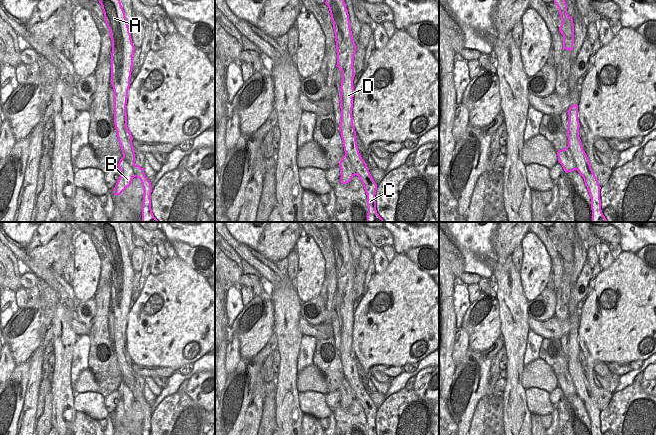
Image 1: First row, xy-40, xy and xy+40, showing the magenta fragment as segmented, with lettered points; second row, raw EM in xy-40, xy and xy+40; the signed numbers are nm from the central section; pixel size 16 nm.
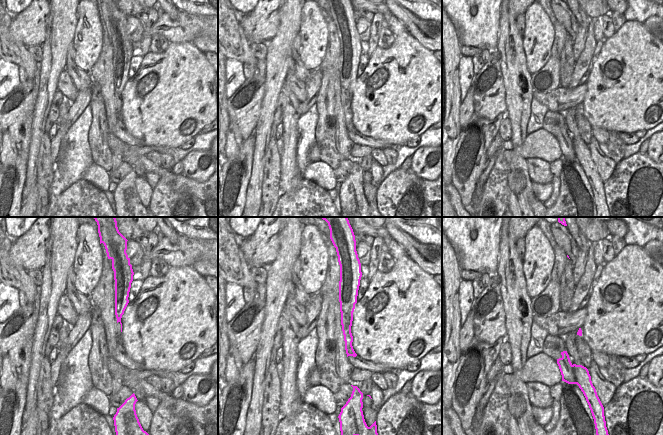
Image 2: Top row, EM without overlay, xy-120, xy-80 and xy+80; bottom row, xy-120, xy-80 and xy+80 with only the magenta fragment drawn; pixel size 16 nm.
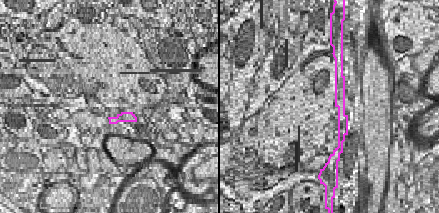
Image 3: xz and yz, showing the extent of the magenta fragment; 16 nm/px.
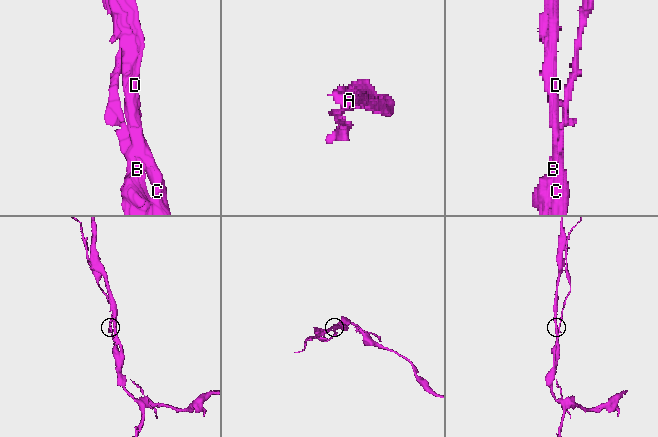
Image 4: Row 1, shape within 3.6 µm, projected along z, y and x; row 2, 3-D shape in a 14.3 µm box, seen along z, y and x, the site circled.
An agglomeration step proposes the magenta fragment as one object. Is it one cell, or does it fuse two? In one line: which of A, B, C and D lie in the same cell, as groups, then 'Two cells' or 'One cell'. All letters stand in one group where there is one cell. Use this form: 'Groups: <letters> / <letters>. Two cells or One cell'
Groups: A C D / B. Two cells

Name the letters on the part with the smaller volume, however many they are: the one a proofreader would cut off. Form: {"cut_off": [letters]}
{"cut_off": ["B"]}

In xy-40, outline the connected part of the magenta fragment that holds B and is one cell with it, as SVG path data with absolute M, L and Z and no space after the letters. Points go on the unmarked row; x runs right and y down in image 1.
M123 381L120 383L117 390L120 393L121 398L114 411L114 419L120 419L131 409L132 403L135 401L132 391Z

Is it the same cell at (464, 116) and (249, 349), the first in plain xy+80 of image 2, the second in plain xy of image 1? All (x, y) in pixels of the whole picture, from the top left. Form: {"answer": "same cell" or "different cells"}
{"answer": "different cells"}

